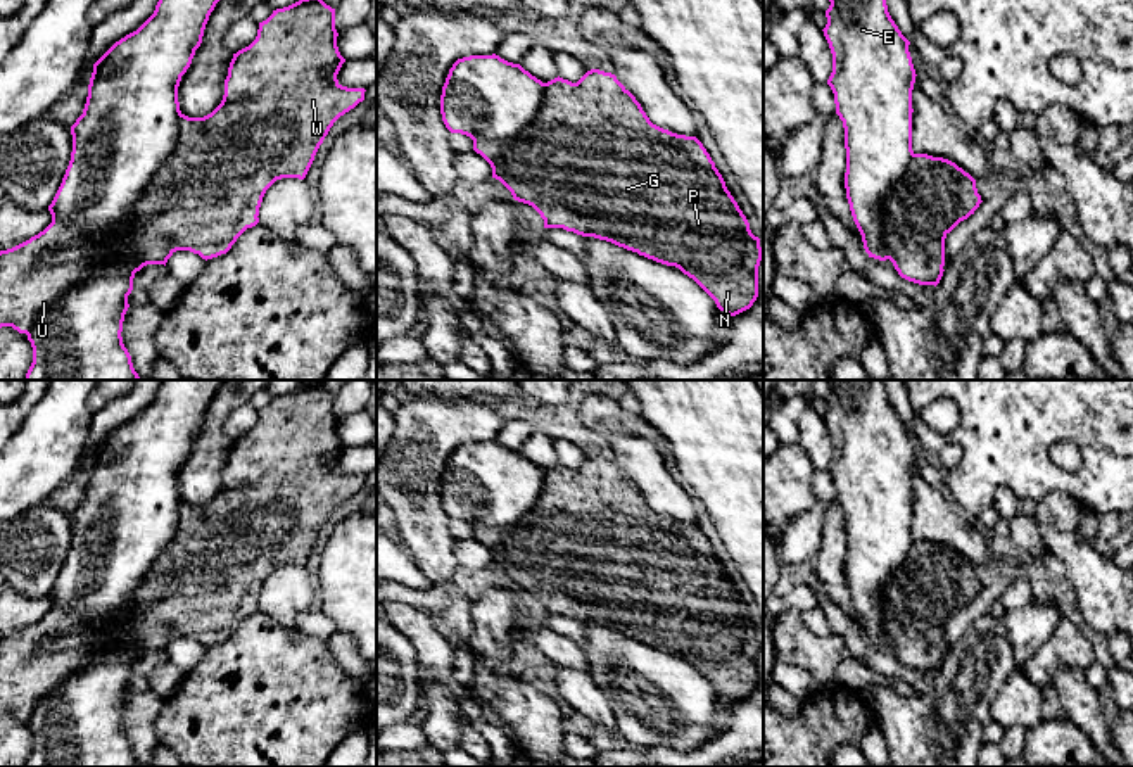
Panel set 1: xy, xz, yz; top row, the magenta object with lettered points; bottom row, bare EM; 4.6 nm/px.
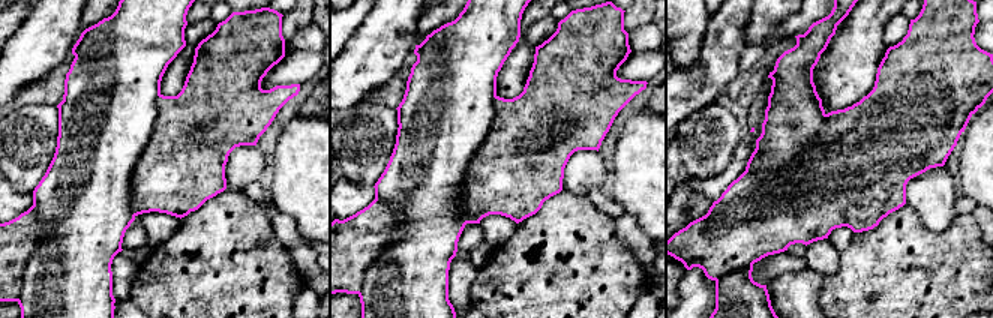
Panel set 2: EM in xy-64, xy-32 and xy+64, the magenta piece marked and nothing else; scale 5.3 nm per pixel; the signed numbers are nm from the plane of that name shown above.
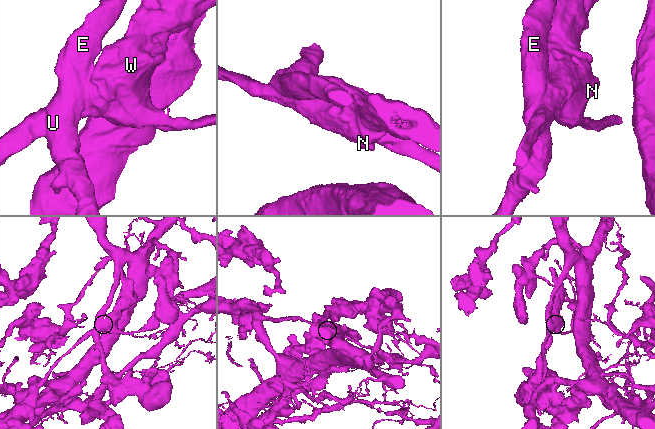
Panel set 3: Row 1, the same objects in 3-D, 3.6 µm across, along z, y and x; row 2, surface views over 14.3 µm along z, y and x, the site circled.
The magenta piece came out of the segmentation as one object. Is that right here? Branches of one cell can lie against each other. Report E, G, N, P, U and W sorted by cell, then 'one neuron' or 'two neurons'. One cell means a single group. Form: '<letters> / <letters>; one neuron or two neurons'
E / G N P U W; two neurons

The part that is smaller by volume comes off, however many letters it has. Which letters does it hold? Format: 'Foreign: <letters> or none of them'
Foreign: G, N, P, U, W

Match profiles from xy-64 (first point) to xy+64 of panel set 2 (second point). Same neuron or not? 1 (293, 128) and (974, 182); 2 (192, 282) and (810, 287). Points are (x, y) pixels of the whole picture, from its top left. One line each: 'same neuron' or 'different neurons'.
1: same neuron
2: different neurons

